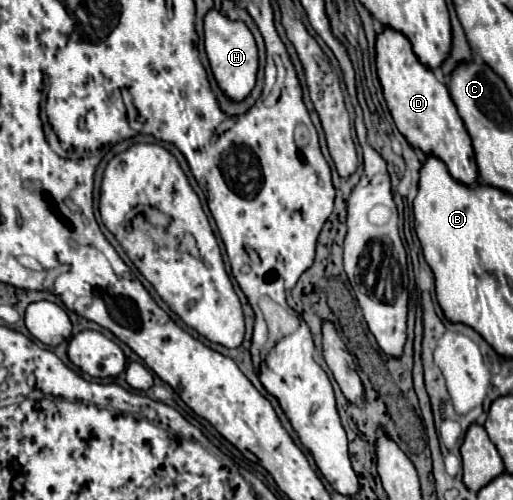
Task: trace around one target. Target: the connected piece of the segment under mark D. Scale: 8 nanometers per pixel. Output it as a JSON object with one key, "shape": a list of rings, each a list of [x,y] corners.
{"shape":[[[383,27],[383,31],[377,33],[375,51],[377,51],[375,59],[377,75],[383,87],[383,97],[403,137],[407,137],[407,141],[419,147],[425,155],[439,157],[457,181],[467,185],[475,183],[477,165],[473,159],[471,139],[455,109],[455,103],[451,101],[449,89],[441,81],[437,81],[437,77],[429,67],[425,67],[417,59],[409,39],[403,33],[391,27]]]}

